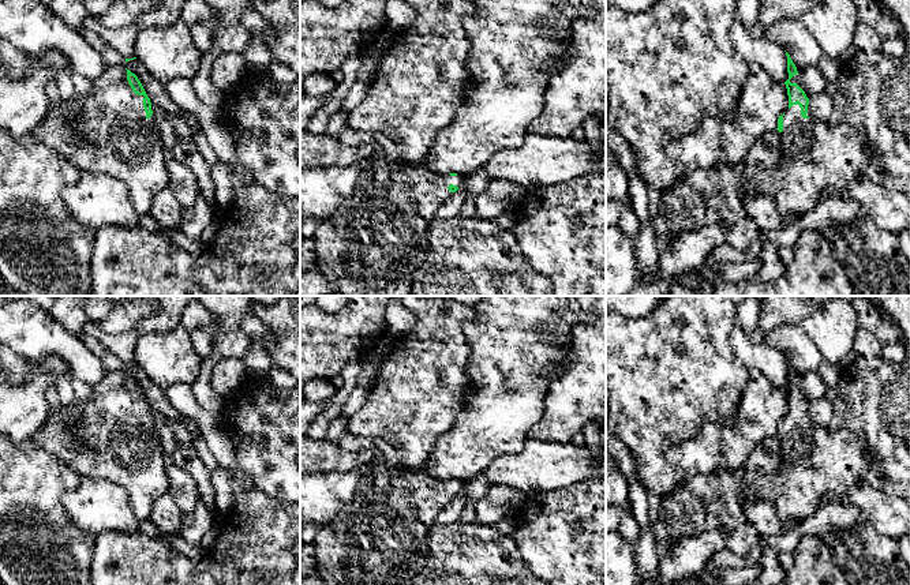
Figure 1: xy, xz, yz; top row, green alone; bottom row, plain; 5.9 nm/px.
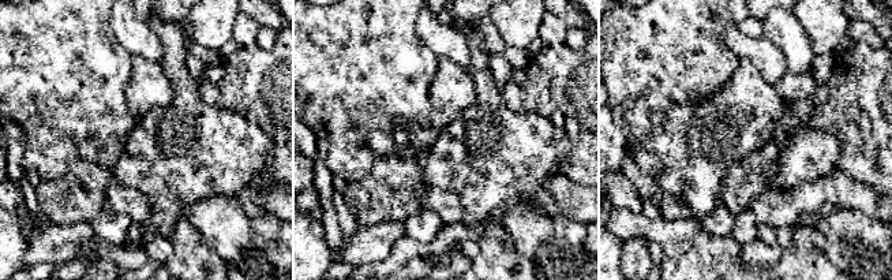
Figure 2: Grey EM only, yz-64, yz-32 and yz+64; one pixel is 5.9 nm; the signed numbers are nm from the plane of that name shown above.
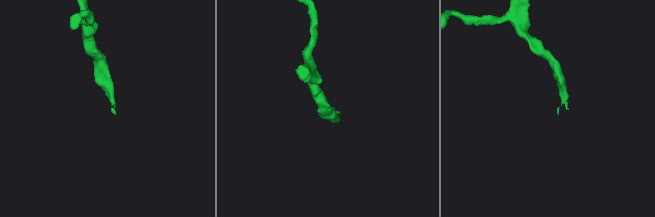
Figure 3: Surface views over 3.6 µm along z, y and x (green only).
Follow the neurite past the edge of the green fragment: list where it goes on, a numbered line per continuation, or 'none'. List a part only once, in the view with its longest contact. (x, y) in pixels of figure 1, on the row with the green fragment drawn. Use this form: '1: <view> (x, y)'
1: xy (105, 130)

